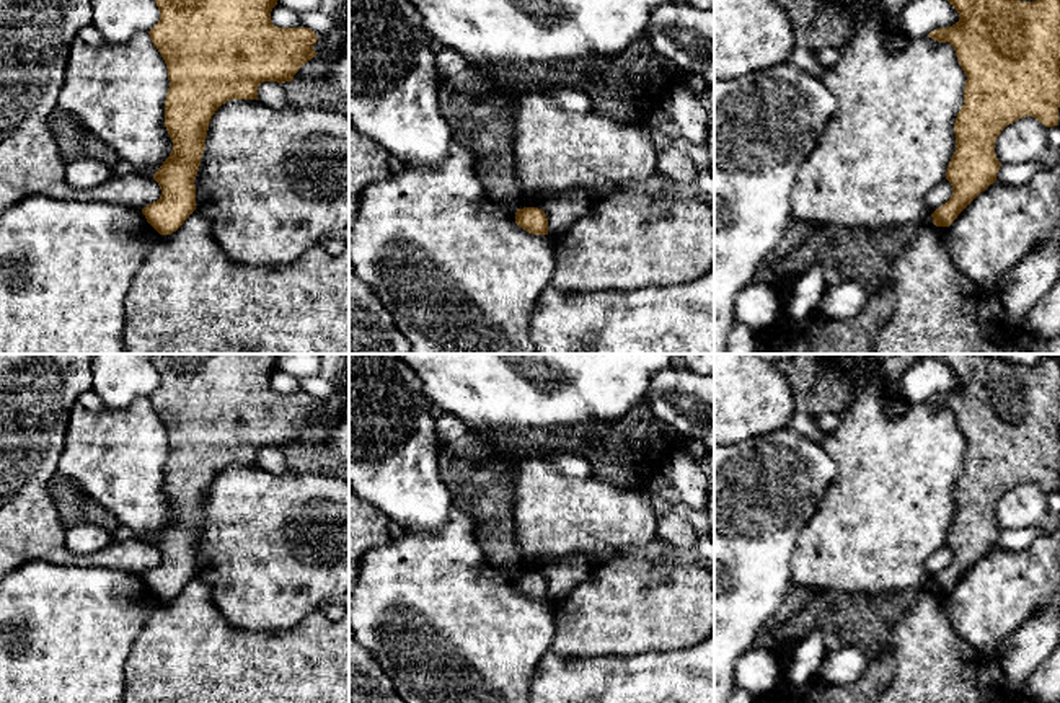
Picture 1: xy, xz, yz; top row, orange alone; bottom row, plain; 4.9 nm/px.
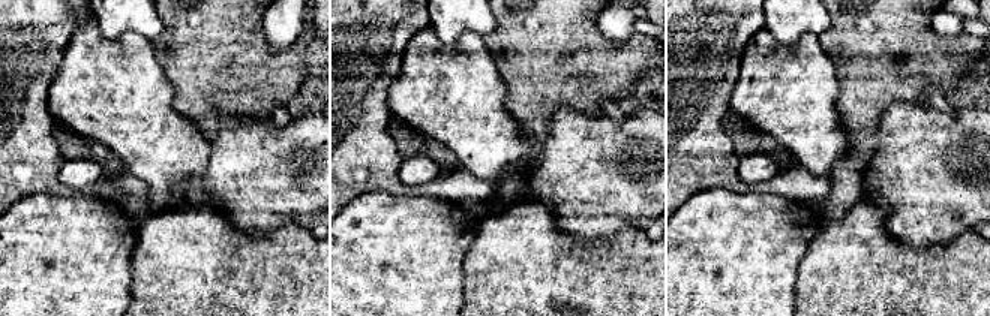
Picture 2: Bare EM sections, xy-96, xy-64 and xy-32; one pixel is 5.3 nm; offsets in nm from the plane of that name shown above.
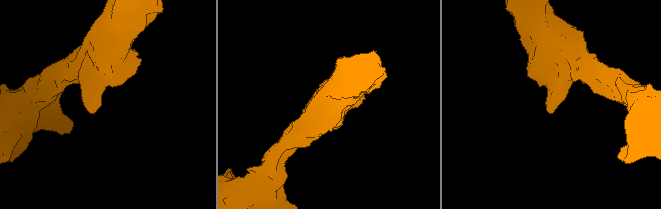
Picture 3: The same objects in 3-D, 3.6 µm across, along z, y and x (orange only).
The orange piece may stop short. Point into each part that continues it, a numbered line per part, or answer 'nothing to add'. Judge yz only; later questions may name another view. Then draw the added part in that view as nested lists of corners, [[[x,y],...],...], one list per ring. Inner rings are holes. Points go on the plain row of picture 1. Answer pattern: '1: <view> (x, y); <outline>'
nothing to add

